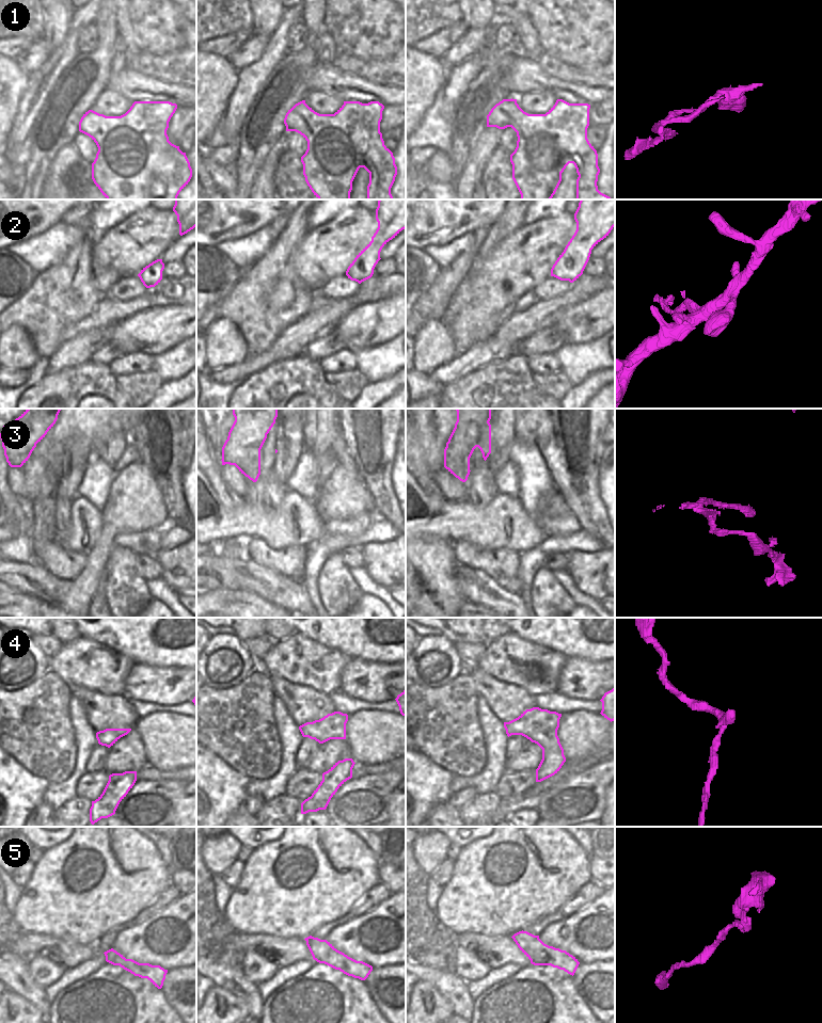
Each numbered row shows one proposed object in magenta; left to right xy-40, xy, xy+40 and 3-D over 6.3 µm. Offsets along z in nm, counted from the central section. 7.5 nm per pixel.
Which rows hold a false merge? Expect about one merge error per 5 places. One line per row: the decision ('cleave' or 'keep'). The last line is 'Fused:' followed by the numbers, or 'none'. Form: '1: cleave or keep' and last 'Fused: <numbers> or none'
1: cleave
2: keep
3: cleave
4: keep
5: keep
Fused: 1, 3

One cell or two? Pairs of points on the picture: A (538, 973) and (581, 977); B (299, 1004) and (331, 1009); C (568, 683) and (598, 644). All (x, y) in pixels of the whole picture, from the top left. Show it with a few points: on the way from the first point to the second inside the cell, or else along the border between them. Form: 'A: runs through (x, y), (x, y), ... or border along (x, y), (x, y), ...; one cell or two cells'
A: border along (572, 976), (574, 987), (583, 1000); two cells
B: runs through (306, 1009), (323, 1009); one cell
C: border along (568, 657), (583, 657), (595, 661), (603, 660); two cells

